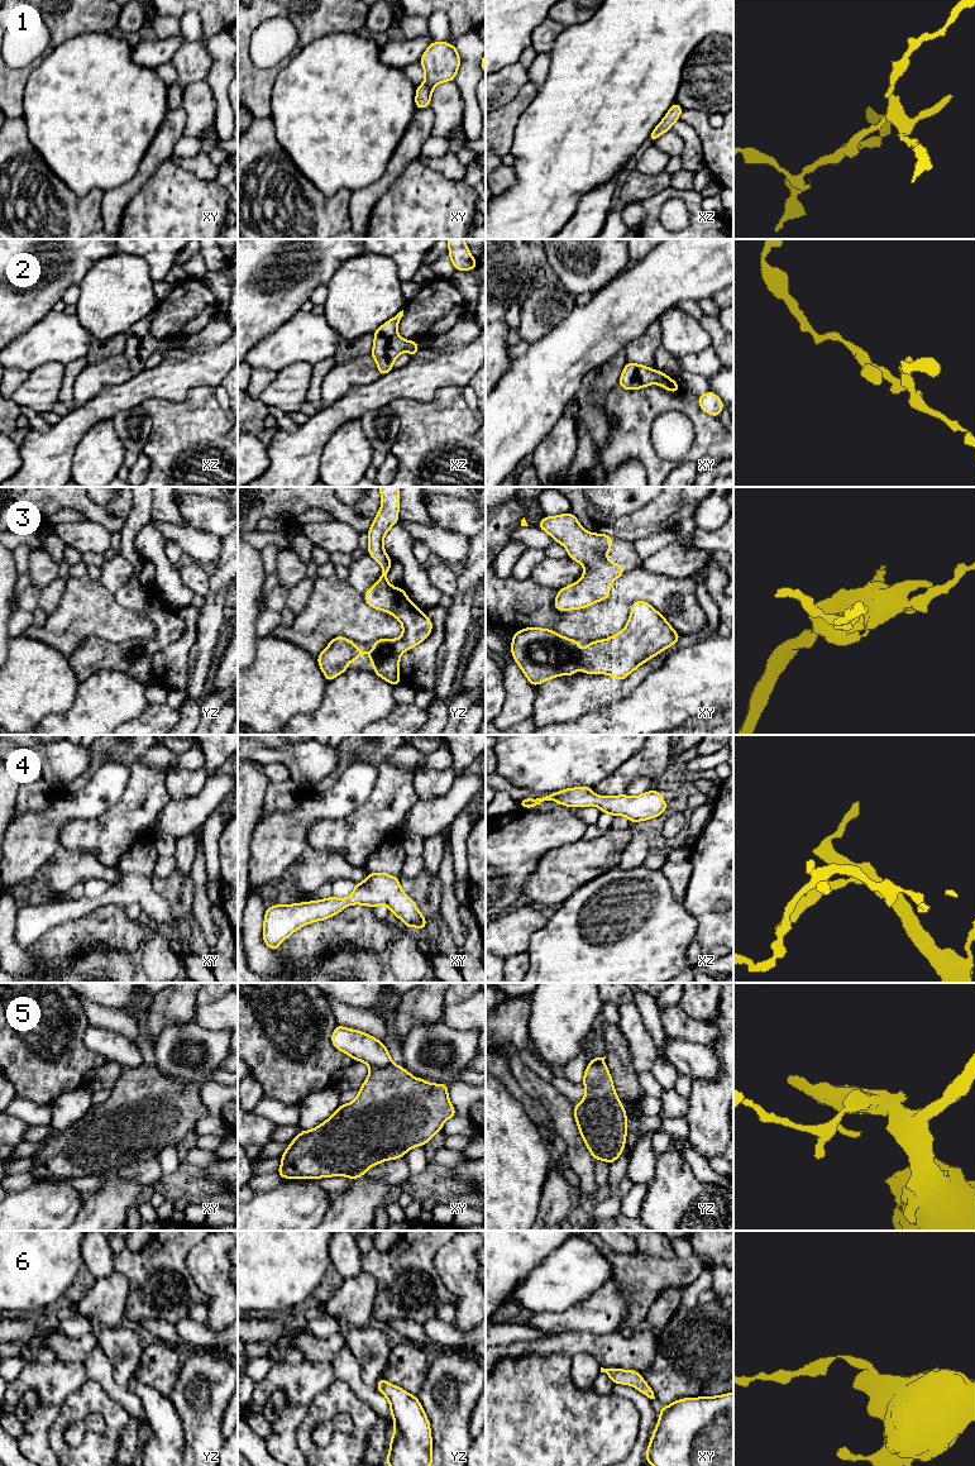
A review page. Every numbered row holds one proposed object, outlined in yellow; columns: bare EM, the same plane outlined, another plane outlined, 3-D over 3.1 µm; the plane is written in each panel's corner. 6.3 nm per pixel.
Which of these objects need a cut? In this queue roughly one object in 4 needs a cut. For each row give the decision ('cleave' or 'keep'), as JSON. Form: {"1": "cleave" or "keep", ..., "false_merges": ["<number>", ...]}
{"1": "keep", "2": "keep", "3": "keep", "4": "keep", "5": "cleave", "6": "keep", "false_merges": ["5"]}

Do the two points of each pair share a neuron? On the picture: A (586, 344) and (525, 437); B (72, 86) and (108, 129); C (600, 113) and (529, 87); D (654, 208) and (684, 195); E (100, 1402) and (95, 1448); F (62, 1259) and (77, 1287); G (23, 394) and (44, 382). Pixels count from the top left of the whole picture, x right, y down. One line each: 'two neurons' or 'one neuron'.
A: one neuron
B: one neuron
C: two neurons
D: one neuron
E: one neuron
F: two neurons
G: one neuron

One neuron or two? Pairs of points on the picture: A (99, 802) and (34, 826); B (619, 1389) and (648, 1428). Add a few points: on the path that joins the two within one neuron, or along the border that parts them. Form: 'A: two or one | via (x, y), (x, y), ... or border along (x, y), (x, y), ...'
A: one | via (82, 803), (66, 805), (51, 820)
B: one | via (630, 1393), (648, 1409), (648, 1417)

